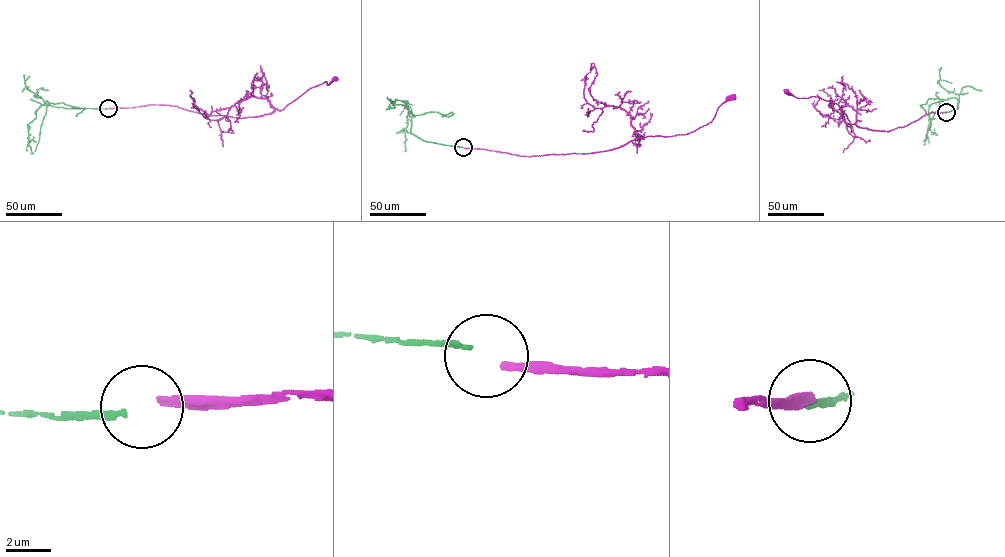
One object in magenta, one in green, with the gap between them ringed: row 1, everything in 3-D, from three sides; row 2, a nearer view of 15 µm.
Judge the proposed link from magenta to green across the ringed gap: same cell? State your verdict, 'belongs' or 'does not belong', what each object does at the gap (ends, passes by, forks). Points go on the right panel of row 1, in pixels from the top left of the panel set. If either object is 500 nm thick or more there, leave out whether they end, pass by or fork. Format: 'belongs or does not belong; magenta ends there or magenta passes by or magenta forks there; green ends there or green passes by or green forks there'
does not belong; magenta ends there; green ends there

